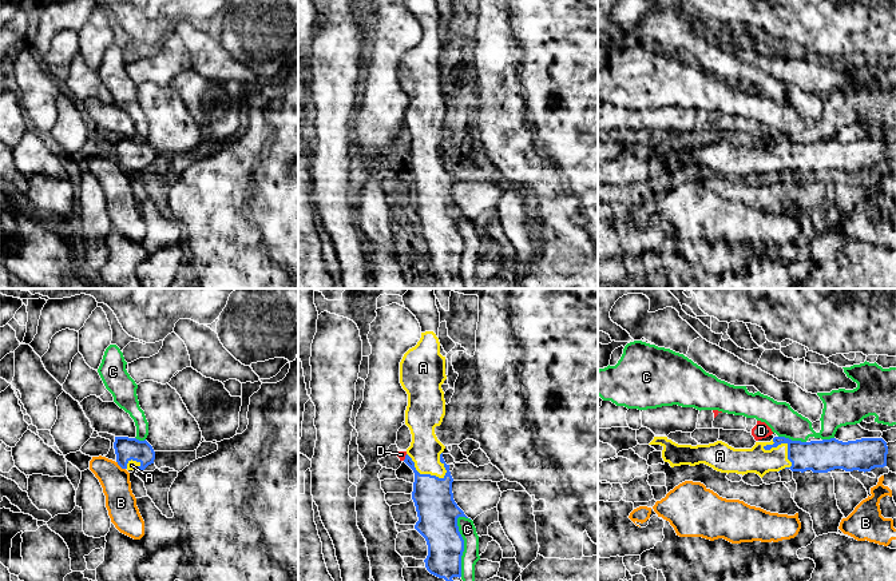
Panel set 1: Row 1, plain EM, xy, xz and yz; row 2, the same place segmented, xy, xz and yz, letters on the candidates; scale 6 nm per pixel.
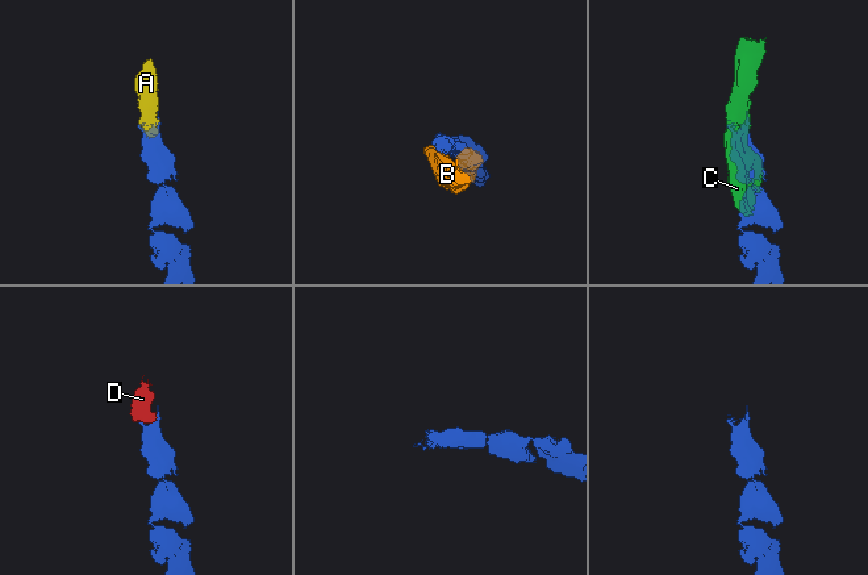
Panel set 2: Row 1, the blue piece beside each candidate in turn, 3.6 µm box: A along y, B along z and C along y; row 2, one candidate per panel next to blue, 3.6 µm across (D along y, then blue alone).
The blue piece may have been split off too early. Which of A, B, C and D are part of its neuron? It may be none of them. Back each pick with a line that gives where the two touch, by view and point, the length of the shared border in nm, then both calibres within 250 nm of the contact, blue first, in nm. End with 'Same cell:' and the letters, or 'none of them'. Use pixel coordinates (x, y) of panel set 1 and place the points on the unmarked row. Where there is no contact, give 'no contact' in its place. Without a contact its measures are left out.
A: contact xz (423, 175); length 280 nm; calibres 240 and 190 nm
Same cell: A

